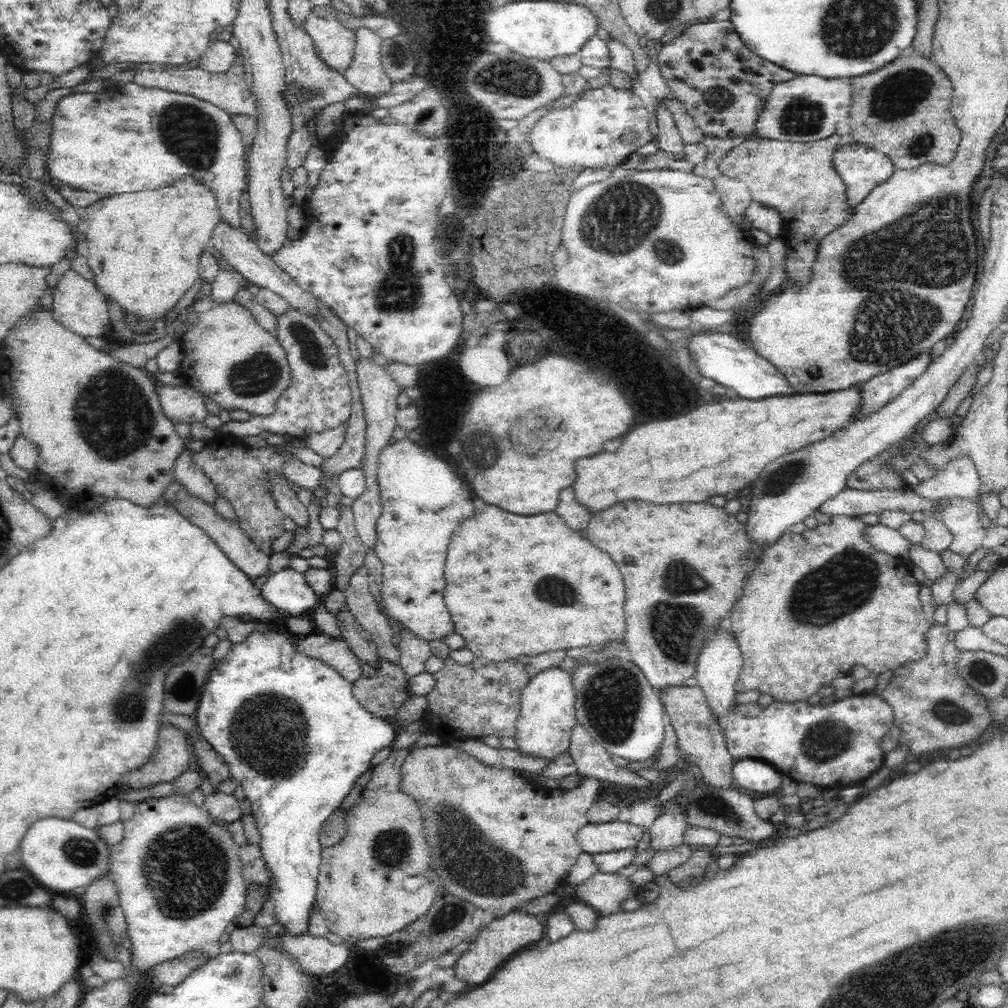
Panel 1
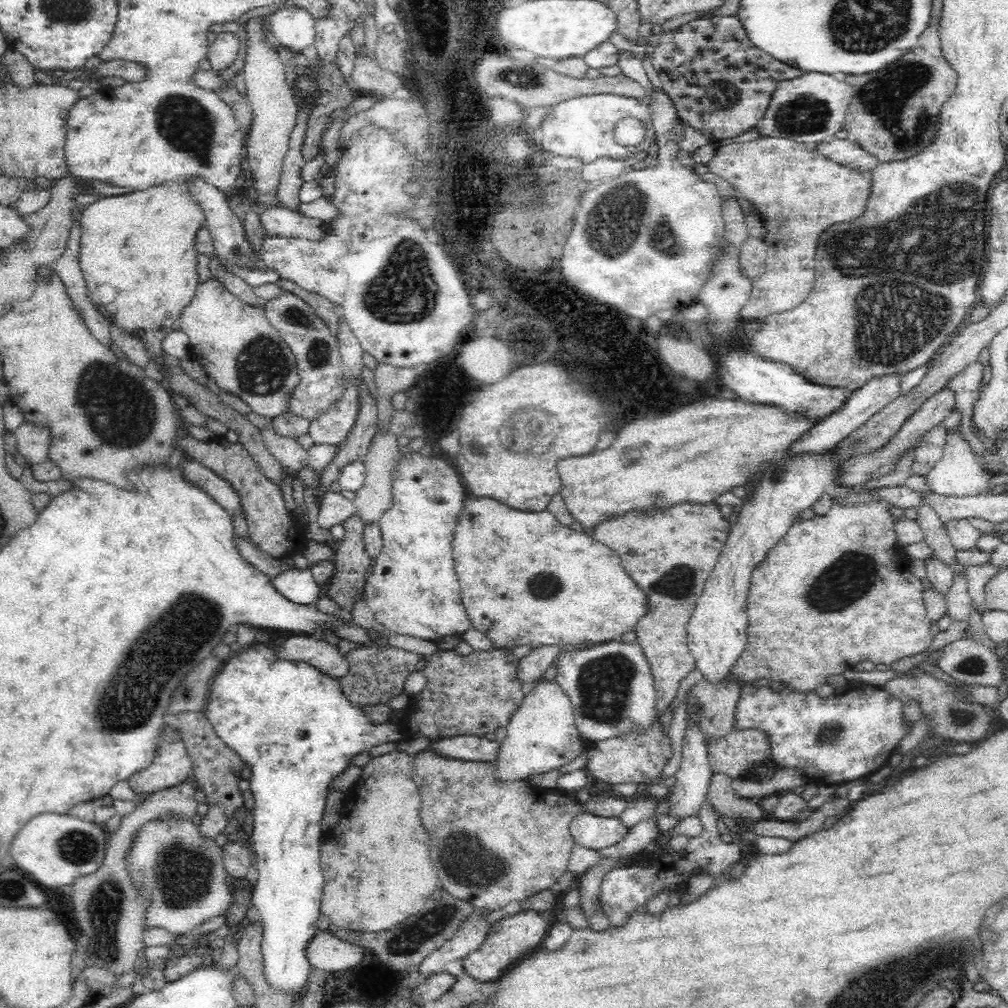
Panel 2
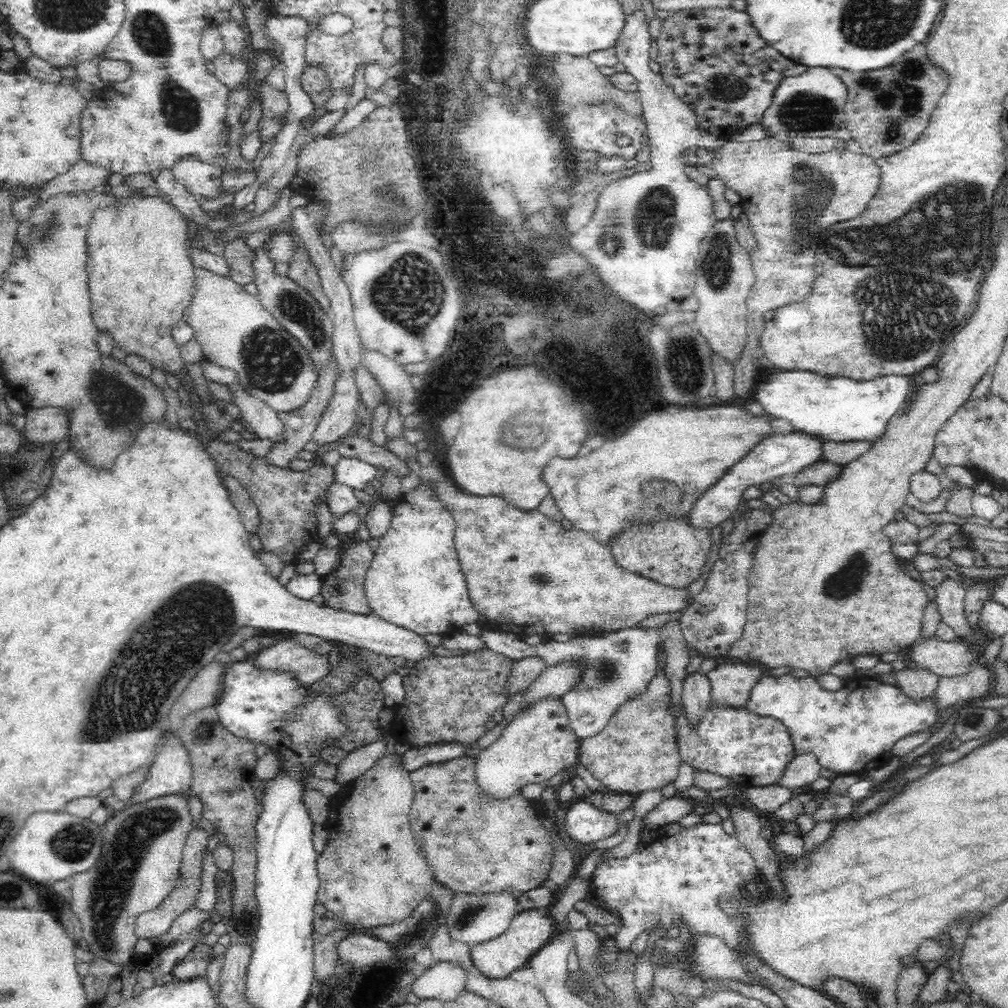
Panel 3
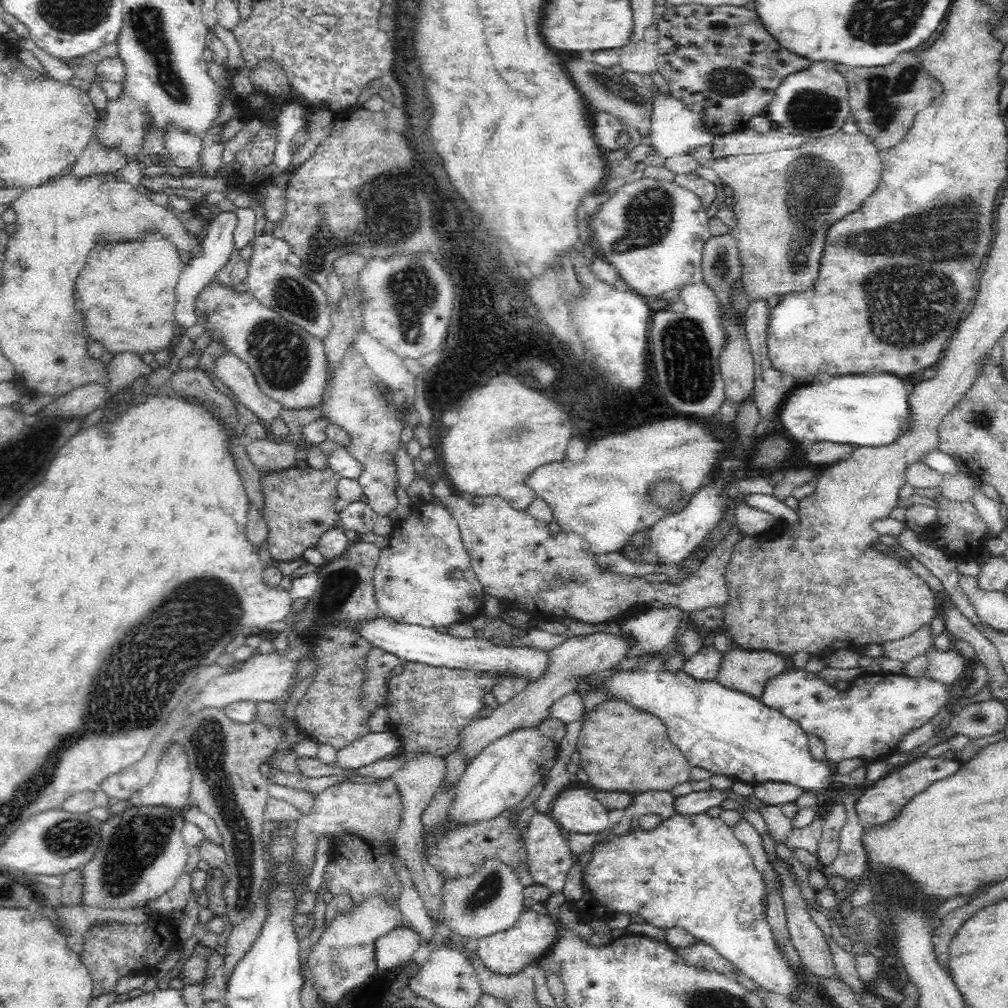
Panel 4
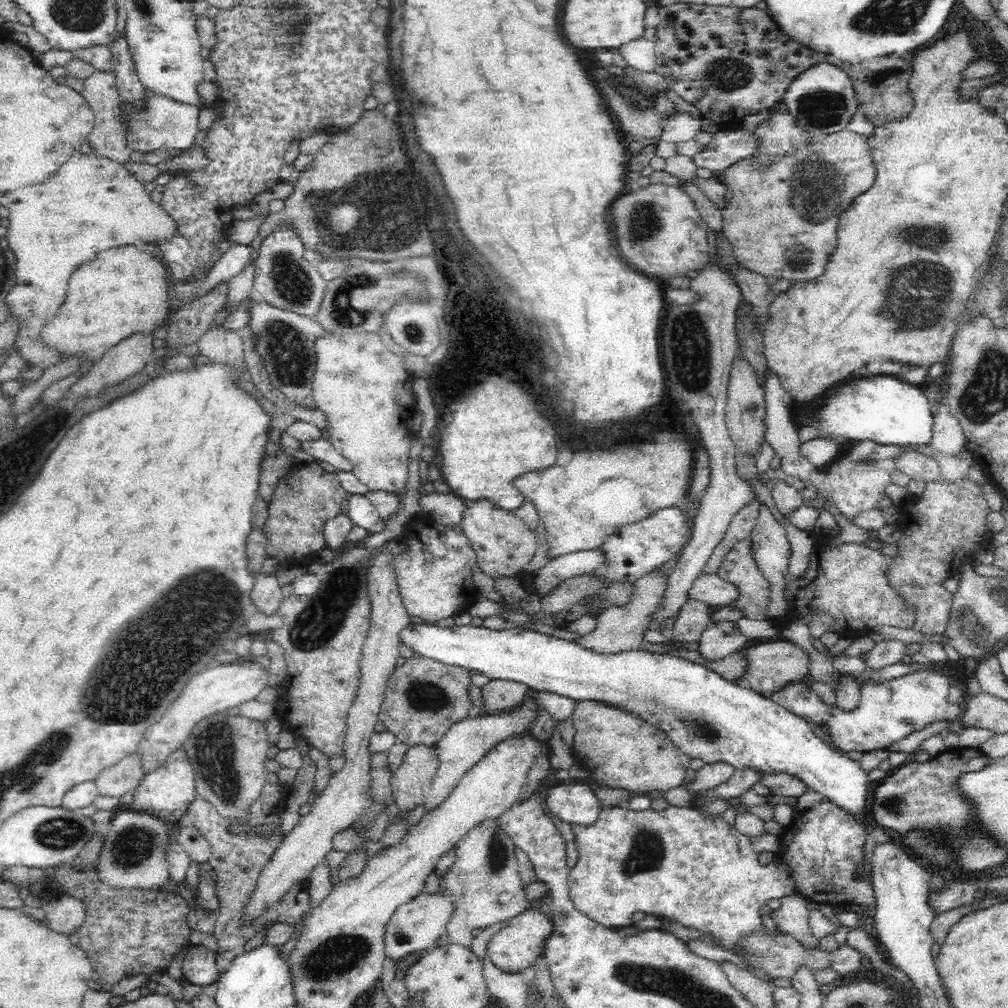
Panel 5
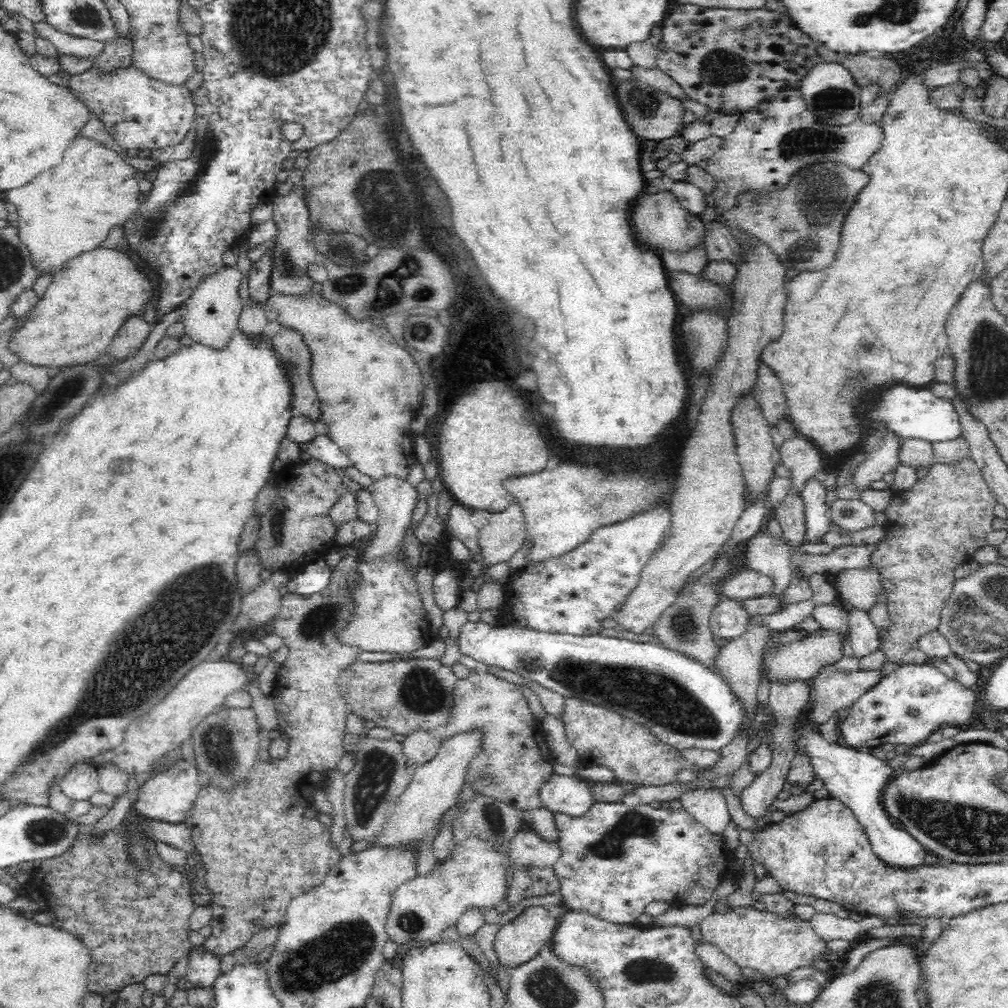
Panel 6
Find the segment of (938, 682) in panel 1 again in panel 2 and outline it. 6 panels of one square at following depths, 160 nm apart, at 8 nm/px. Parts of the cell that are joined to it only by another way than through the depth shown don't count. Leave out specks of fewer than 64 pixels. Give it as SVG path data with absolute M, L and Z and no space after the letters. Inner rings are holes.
M924 666L914 667L909 672L892 678L882 688L891 692L896 699L902 701L902 704L912 697L920 699L923 715L933 718L930 732L954 739L958 743L970 742L975 744L985 740L990 725L995 719L992 711L981 704L956 700L949 690L946 678Z

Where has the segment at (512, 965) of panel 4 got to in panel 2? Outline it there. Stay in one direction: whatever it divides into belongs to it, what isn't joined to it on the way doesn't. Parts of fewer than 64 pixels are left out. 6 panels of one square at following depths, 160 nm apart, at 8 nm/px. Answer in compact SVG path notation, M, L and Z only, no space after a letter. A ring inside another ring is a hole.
M522 910L514 916L502 918L493 925L488 939L463 959L465 973L481 983L499 982L517 963L537 950L548 933L548 922L534 910Z

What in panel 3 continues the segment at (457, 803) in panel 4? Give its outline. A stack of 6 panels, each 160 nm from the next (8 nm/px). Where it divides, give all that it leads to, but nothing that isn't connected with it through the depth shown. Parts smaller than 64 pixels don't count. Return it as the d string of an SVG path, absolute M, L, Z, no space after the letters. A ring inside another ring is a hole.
M559 699L542 700L515 716L500 737L475 758L475 781L479 796L508 800L526 784L540 784L578 763L580 739L570 726Z

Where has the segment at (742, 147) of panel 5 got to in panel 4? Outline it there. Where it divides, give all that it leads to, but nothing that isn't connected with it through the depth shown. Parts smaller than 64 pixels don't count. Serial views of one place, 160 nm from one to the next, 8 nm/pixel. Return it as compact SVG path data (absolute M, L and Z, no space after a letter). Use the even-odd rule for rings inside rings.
M743 128L723 135L714 135L712 160L728 158L728 156L738 156L738 154L764 154L780 149L798 148L806 138L792 133L761 132Z

